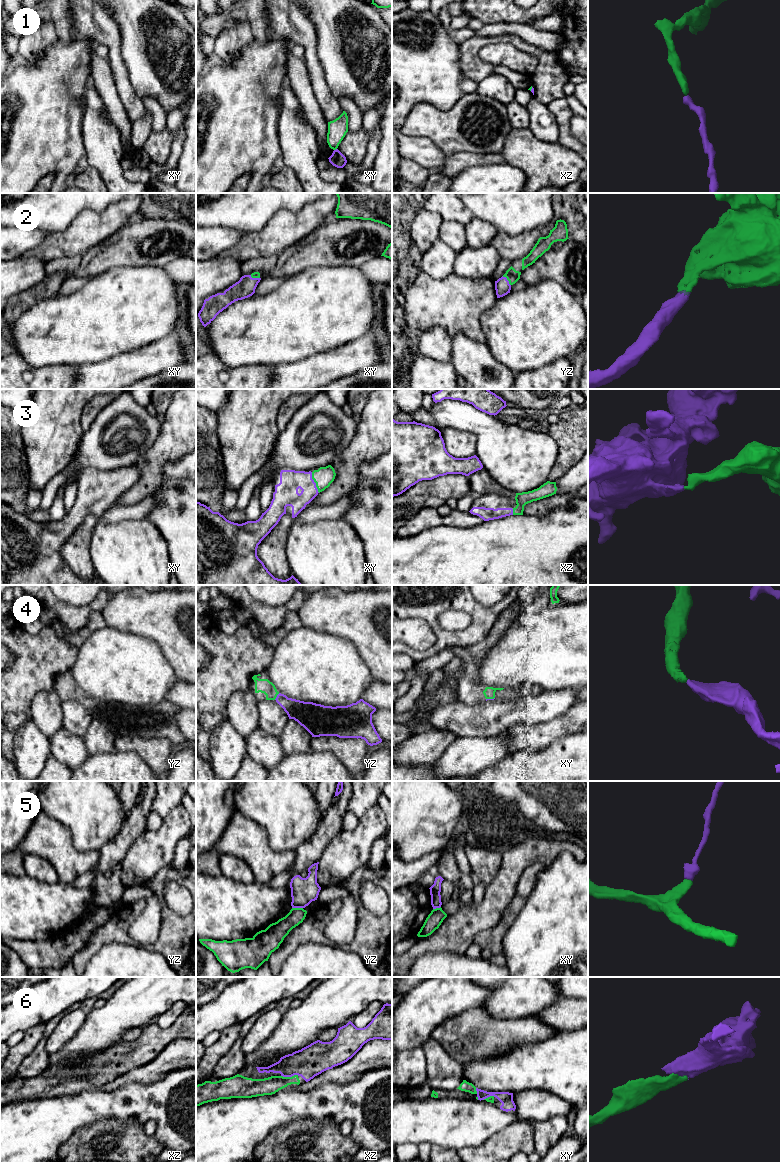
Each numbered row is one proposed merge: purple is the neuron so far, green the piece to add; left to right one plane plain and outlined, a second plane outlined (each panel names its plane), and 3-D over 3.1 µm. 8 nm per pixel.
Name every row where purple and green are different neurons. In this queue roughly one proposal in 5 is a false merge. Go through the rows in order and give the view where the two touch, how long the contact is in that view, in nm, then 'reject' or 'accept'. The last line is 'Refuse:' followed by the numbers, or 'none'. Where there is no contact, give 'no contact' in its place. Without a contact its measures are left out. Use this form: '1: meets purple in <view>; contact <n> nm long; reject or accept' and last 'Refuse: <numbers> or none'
1: meets purple in xy; contact 30 nm long; reject
2: meets purple in yz; contact 100 nm long; accept
3: meets purple in xy; contact 180 nm long; accept
4: meets purple in yz; contact 70 nm long; accept
5: meets purple in yz; contact 90 nm long; reject
6: meets purple in xz; contact 140 nm long; accept
Refuse: 1, 5

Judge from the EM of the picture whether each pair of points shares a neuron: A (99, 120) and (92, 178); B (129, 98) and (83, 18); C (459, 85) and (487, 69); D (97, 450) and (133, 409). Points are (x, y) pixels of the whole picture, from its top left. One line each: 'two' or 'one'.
A: two
B: one
C: two
D: one

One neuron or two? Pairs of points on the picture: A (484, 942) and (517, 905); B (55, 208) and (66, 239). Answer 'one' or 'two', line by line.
A: one
B: two

